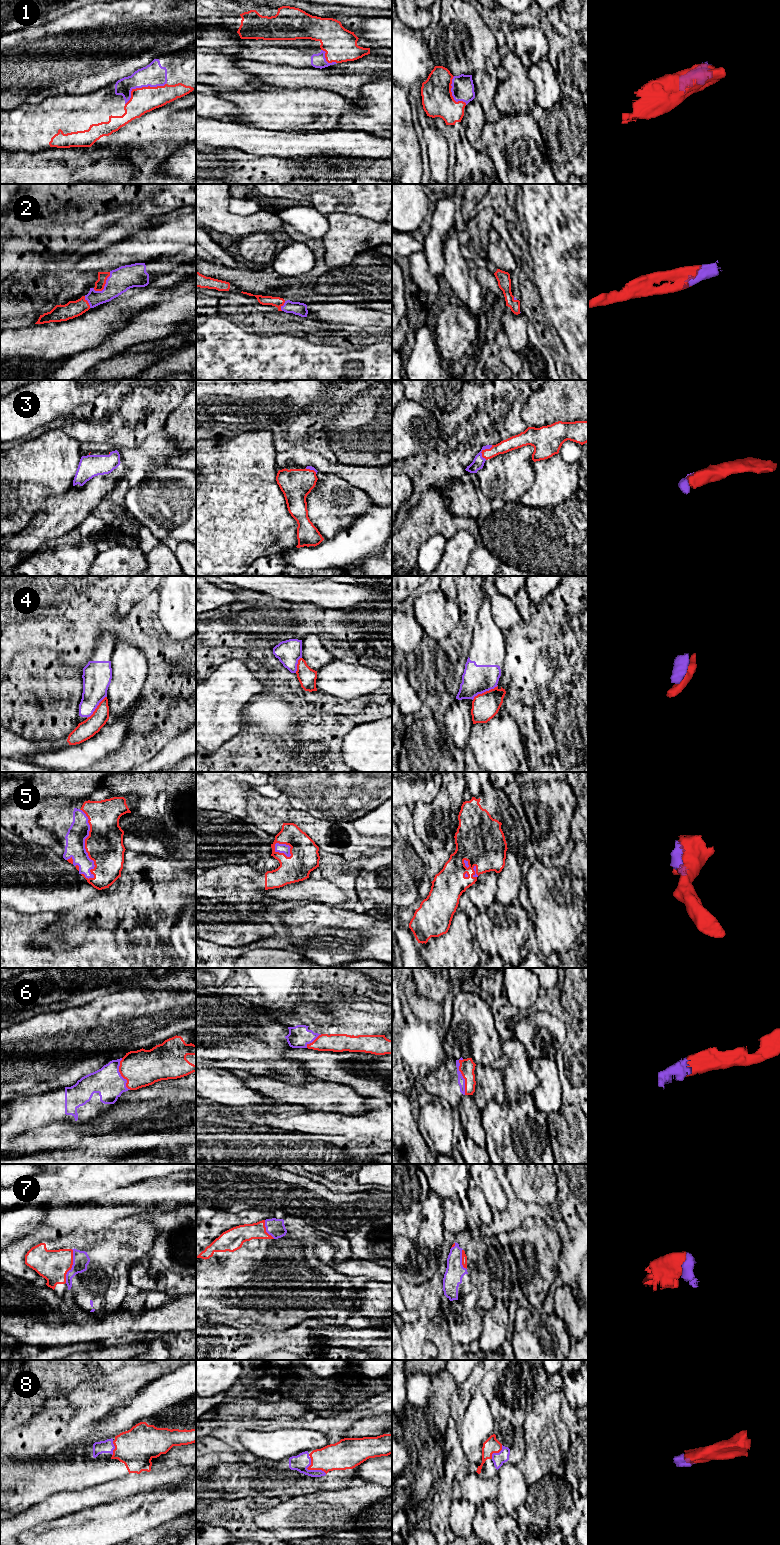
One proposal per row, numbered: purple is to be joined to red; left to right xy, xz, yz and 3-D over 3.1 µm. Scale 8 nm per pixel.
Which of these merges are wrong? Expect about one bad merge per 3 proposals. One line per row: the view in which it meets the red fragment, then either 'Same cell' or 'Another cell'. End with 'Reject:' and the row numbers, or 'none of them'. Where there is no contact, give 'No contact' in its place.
1: Touches red in xy. Same cell
2: Touches red in xy. Same cell
3: Touches red in yz. Same cell
4: Touches red in yz. Another cell
5: Touches red in xy. Same cell
6: Touches red in yz. Same cell
7: Touches red in xy. Same cell
8: Touches red in xz. Same cell
Reject: 4

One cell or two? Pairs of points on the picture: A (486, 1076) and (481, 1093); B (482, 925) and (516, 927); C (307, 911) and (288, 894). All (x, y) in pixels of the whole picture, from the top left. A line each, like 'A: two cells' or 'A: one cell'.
A: one cell
B: one cell
C: two cells

